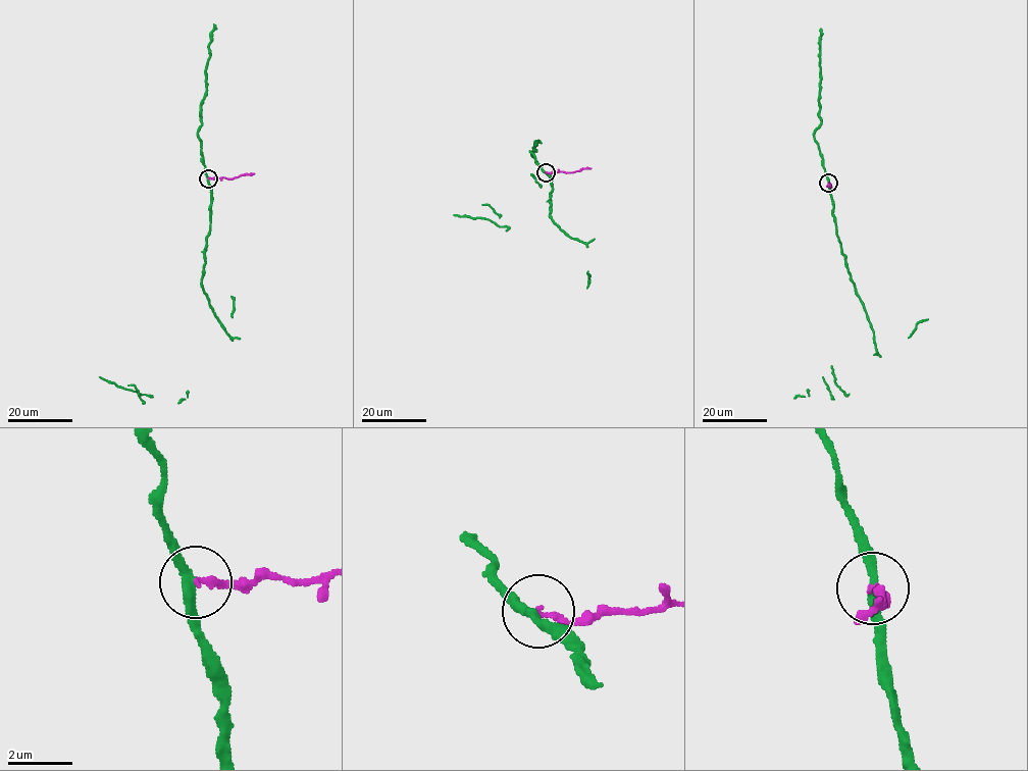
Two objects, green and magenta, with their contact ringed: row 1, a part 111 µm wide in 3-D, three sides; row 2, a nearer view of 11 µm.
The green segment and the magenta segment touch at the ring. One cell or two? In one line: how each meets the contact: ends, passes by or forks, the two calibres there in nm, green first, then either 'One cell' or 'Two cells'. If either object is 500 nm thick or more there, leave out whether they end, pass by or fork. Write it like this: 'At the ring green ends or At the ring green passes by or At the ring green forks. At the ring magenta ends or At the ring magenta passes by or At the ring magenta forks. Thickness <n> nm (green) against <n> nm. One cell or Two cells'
At the ring green passes by. At the ring magenta ends. Thickness 280 nm (green) against 190 nm. Two cells

